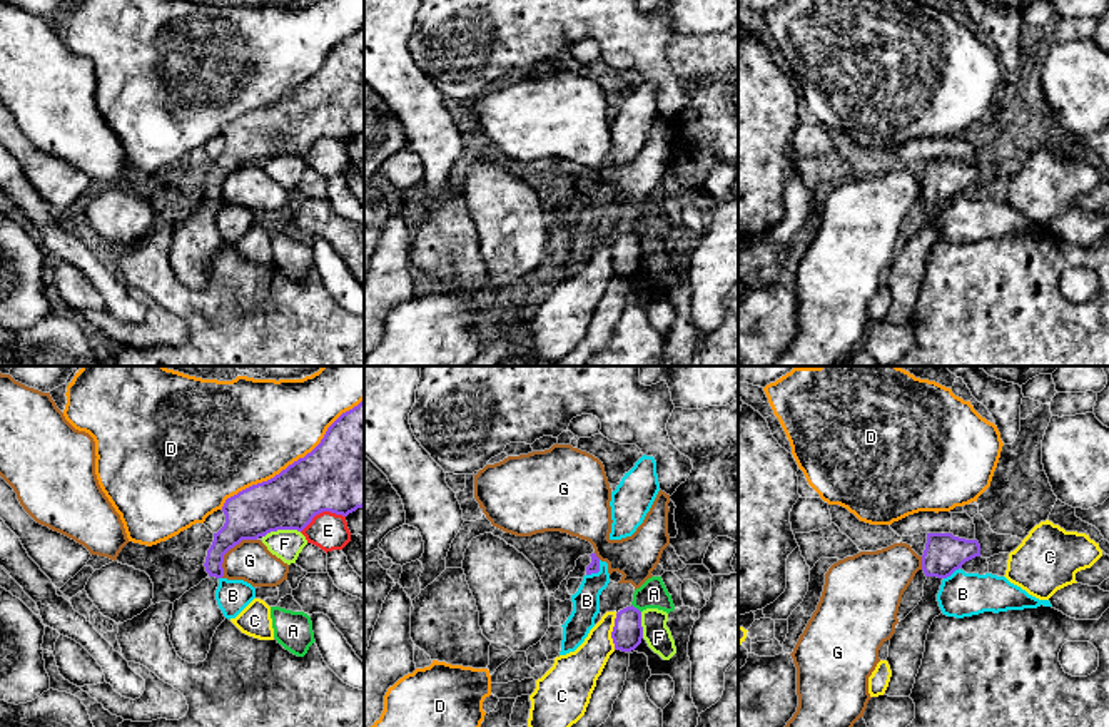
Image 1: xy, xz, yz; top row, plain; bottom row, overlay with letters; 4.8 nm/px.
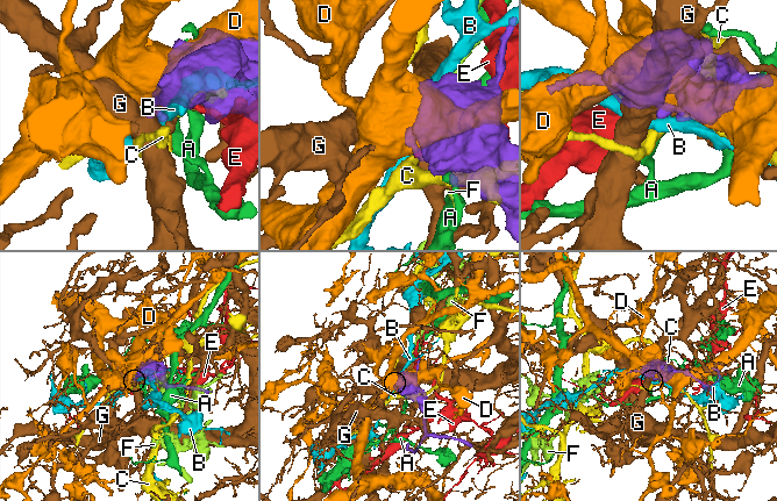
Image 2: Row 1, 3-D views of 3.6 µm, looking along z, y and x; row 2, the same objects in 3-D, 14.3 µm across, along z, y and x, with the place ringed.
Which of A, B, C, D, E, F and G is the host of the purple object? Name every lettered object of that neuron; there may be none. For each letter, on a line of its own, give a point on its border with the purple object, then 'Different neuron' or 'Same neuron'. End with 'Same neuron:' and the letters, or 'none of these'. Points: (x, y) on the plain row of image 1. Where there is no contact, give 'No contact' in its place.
A: Touches purple at xz (637, 234). Different neuron
B: Touches purple at xz (597, 198). Different neuron
C: Touches purple at xz (613, 256). Different neuron
D: Touches purple at xy (294, 87). Different neuron
E: Touches purple at xy (321, 137). Different neuron
F: Touches purple at xy (281, 154). Different neuron
G: Touches purple at xy (229, 174). Different neuron
Same neuron: none of these

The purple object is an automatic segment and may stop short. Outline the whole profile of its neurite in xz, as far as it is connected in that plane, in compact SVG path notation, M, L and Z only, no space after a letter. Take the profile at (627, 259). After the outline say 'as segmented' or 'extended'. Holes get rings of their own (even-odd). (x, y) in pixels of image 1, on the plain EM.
M633 231L620 236L615 244L611 264L616 276L635 276L643 264L641 237Z; as segmented

